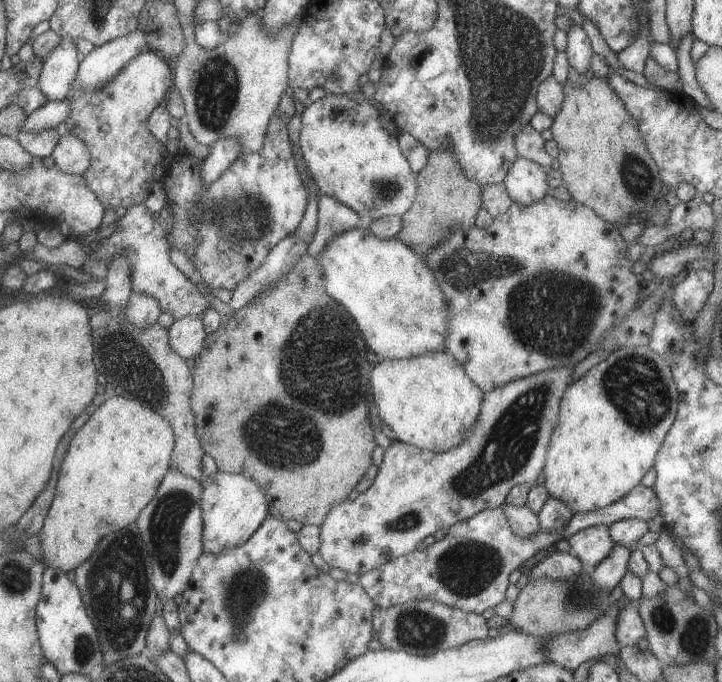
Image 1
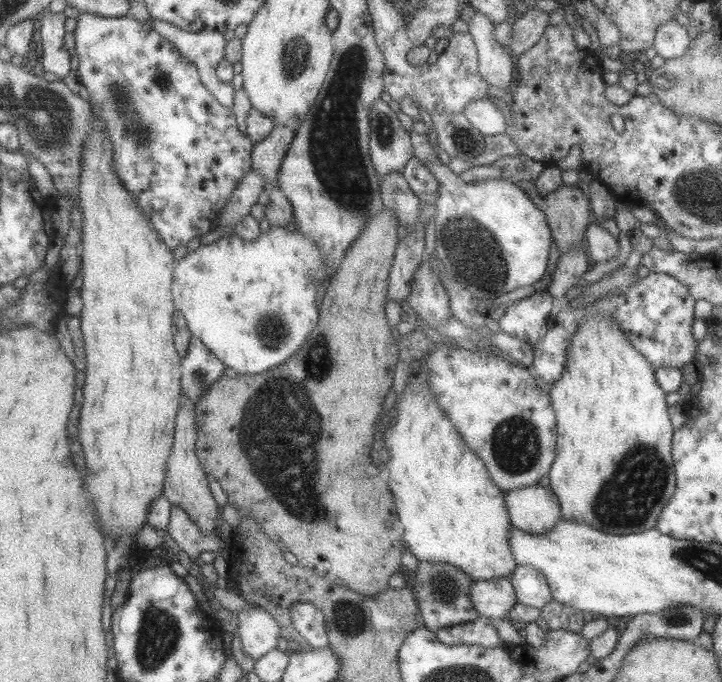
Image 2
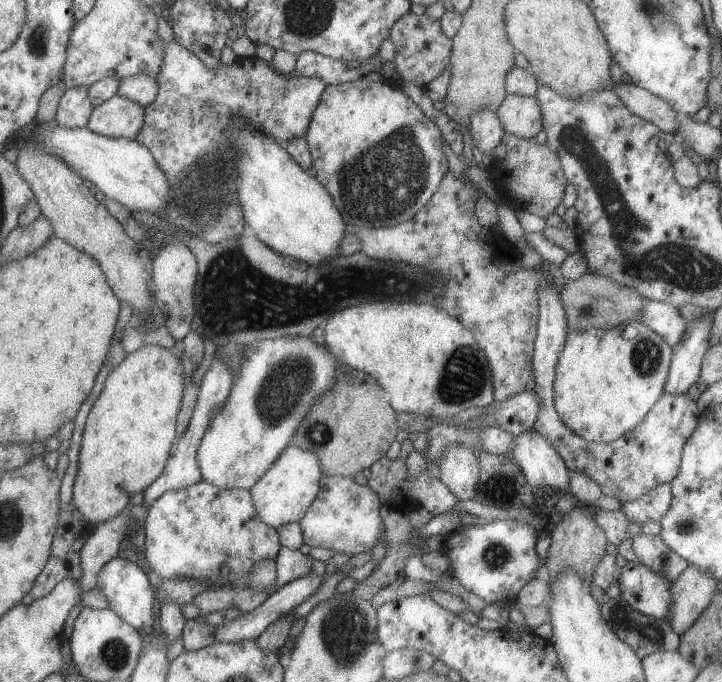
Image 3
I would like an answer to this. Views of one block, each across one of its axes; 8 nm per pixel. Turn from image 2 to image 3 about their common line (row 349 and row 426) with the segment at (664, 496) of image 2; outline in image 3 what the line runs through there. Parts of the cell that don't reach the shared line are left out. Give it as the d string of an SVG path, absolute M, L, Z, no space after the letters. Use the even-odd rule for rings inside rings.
M623 322L609 330L589 327L568 331L565 344L557 356L553 380L553 402L561 422L585 442L605 444L633 430L664 393L671 353L672 348L661 336L642 322Z

